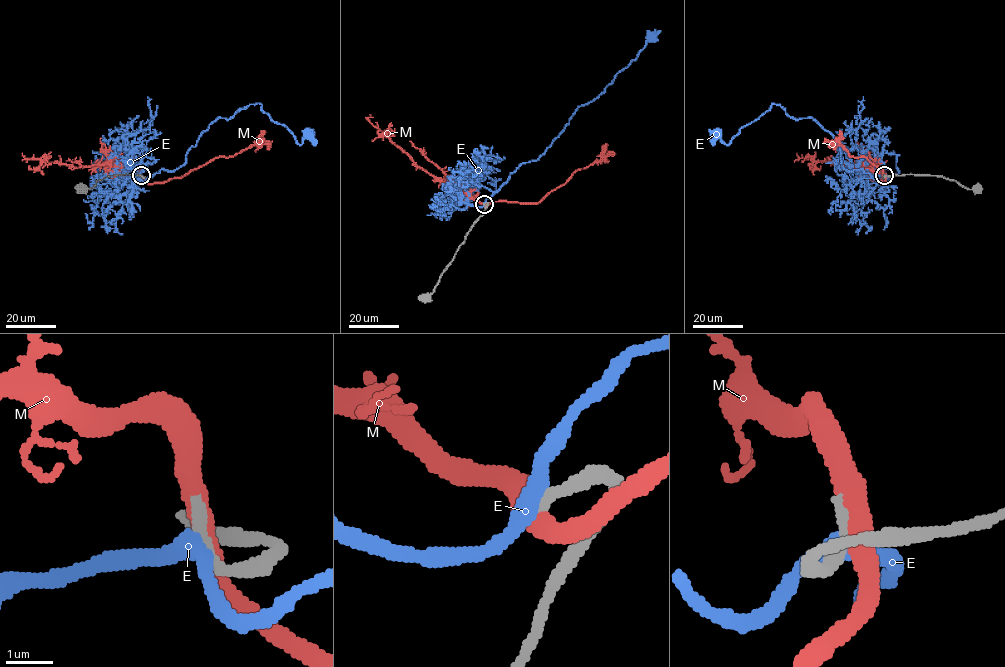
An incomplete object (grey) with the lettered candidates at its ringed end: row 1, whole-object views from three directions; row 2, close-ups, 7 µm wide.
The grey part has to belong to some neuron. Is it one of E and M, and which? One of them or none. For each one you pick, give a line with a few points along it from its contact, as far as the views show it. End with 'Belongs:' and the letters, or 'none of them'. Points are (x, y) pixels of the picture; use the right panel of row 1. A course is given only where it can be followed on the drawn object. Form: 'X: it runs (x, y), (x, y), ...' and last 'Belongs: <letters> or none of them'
M: it runs (884, 176), (881, 183), (881, 169), (865, 157), (851, 156), (839, 142), (829, 142), (824, 137)
Belongs: M

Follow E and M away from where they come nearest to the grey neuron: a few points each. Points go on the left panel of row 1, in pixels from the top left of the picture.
E: (141, 177), (175, 171), (217, 117), (250, 104), (260, 103), (300, 144), (307, 134)
M: (141, 176), (148, 183), (181, 178), (214, 157), (239, 153), (263, 137)

